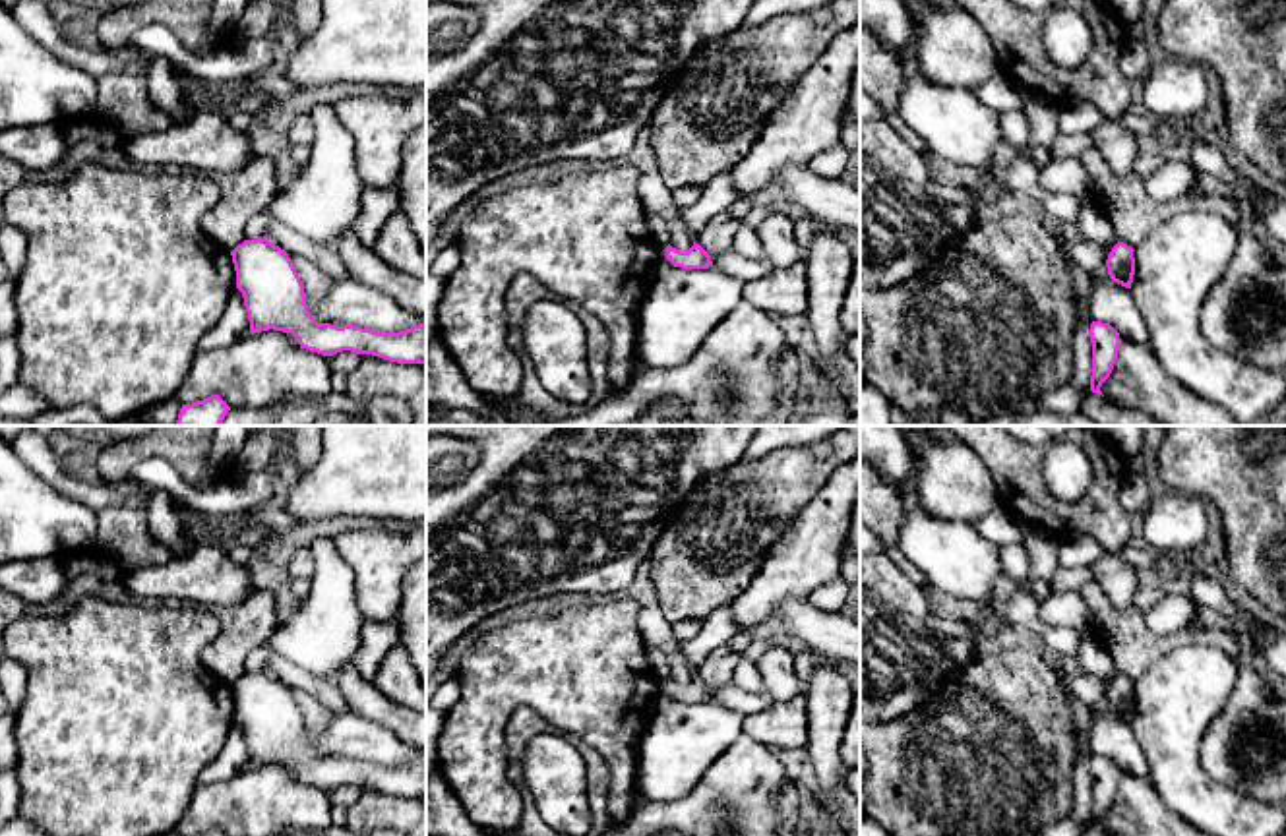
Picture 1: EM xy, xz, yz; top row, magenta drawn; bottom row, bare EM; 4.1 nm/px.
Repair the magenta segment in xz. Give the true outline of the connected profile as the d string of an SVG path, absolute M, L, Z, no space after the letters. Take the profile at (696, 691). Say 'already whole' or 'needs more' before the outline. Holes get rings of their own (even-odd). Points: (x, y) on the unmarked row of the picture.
already whole; M668 677L666 691L674 701L682 701L682 702L713 701L711 689L699 677L693 677L688 685L680 685Z

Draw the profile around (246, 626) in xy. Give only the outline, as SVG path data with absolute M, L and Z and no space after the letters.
M263 581L242 604L217 608L221 631L201 650L201 662L225 683L246 673L246 658L277 629L277 602L271 581Z

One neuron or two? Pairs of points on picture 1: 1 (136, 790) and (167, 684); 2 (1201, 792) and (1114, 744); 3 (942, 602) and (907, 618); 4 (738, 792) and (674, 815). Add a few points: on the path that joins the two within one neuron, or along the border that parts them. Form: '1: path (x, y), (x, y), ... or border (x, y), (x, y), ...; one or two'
1: path (136, 763), (136, 715), (140, 711); one
2: border (1128, 722), (1151, 780); two
3: border (920, 589), (928, 606), (938, 616), (967, 622); two
4: path (723, 798), (713, 798), (696, 815), (690, 815); one

